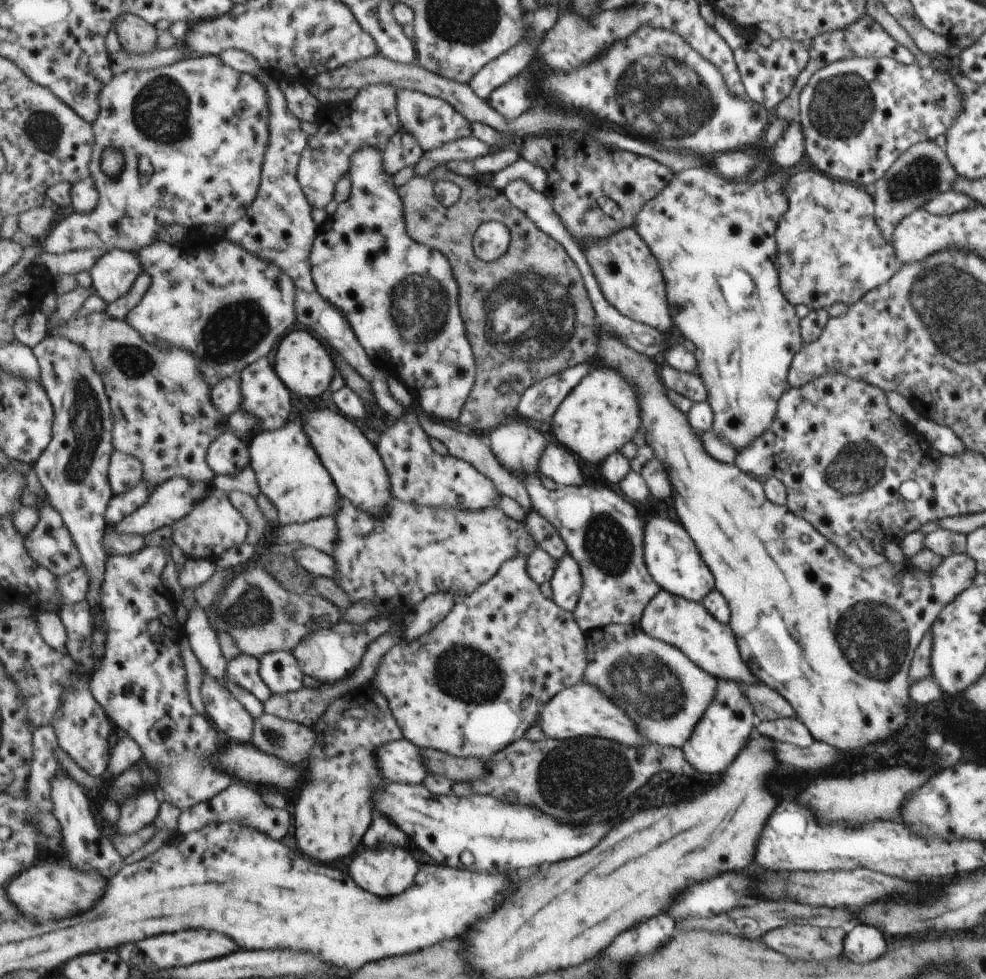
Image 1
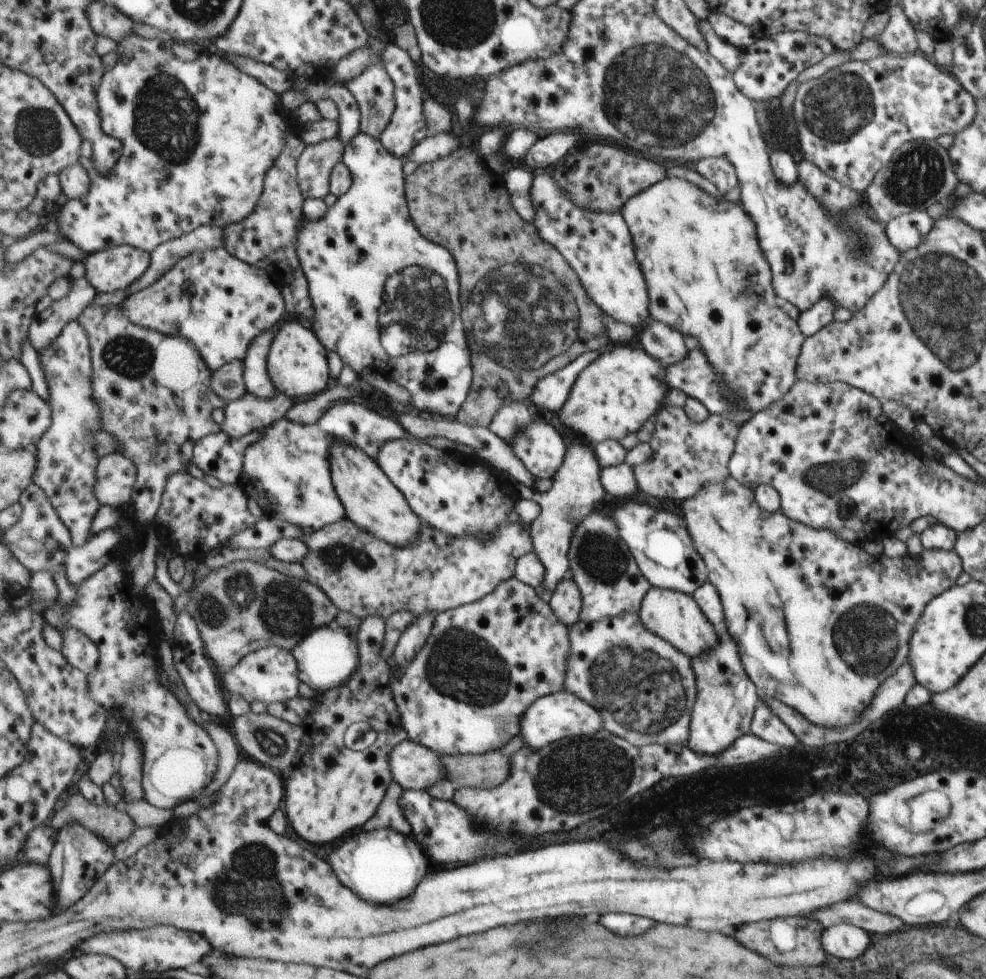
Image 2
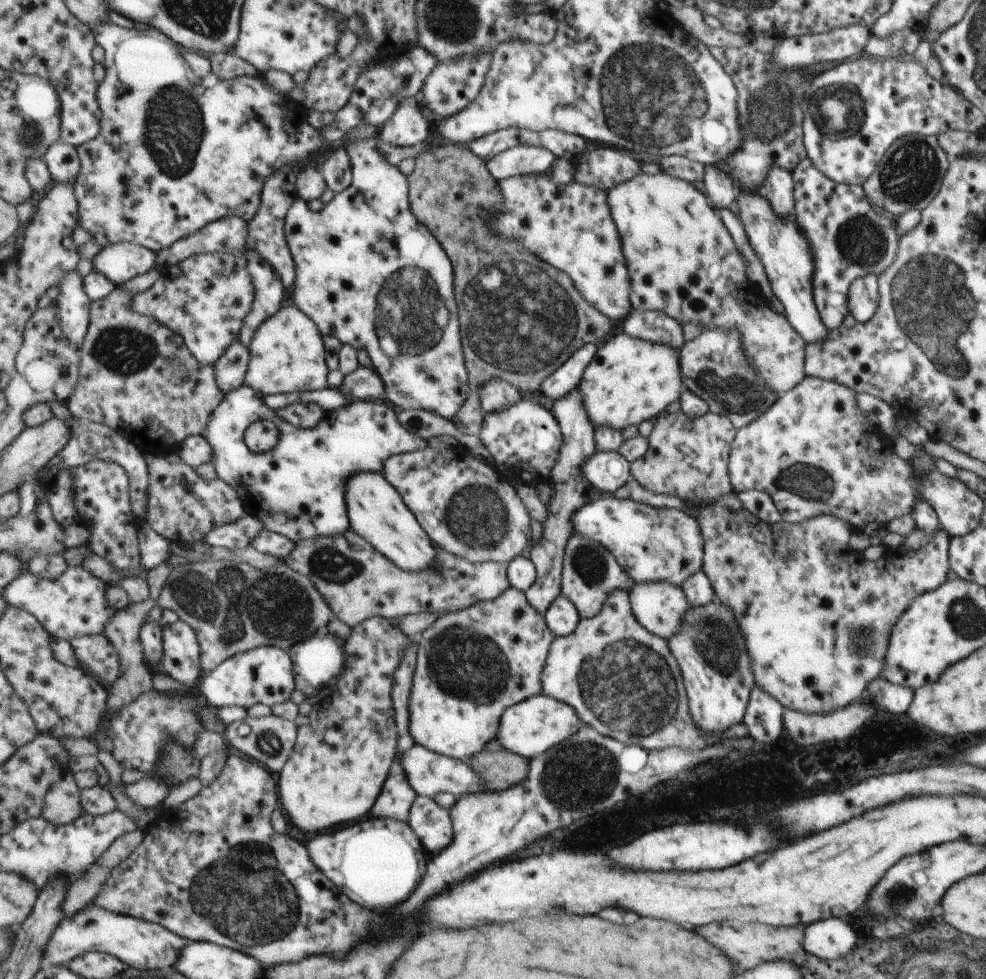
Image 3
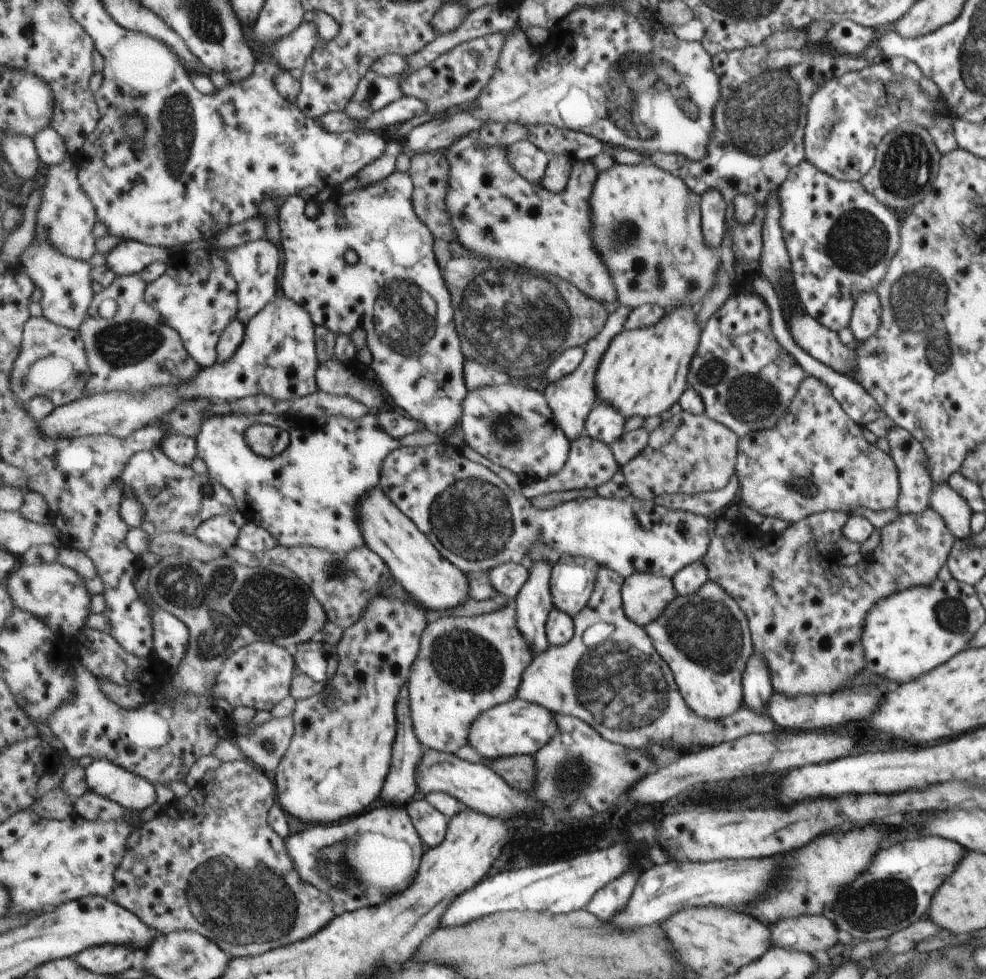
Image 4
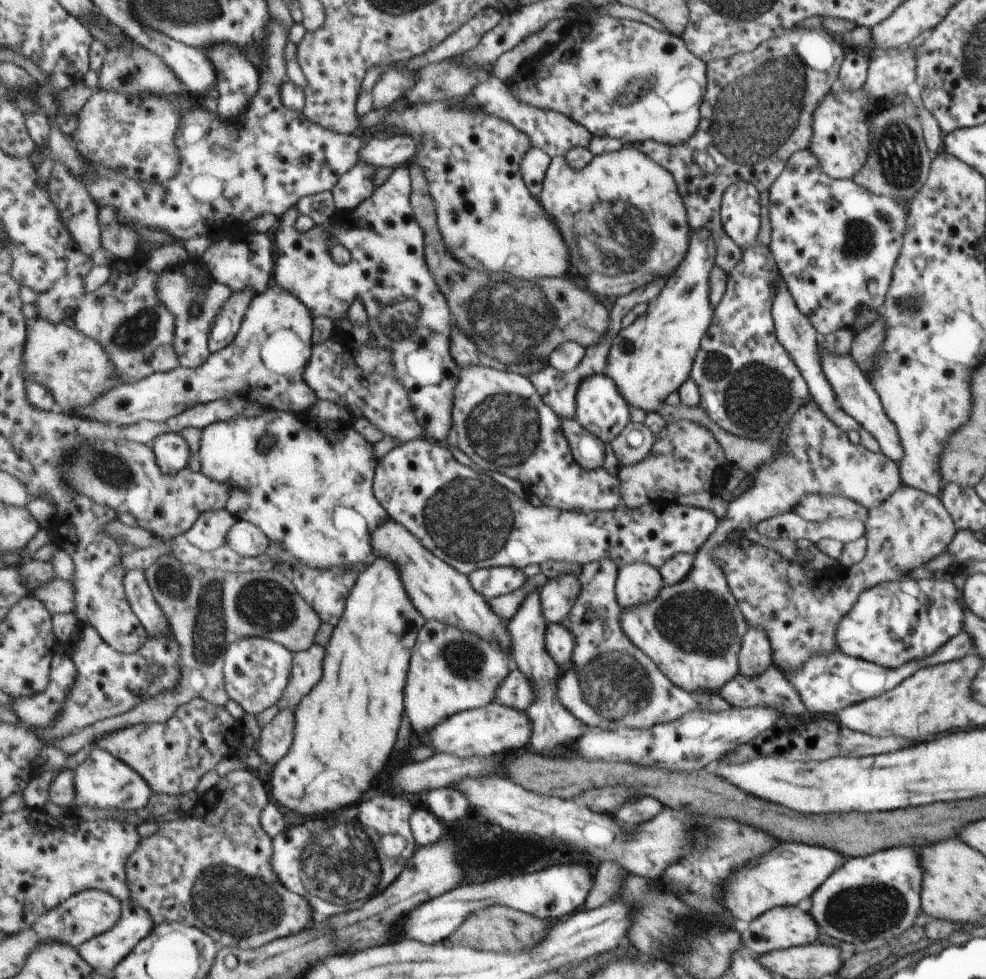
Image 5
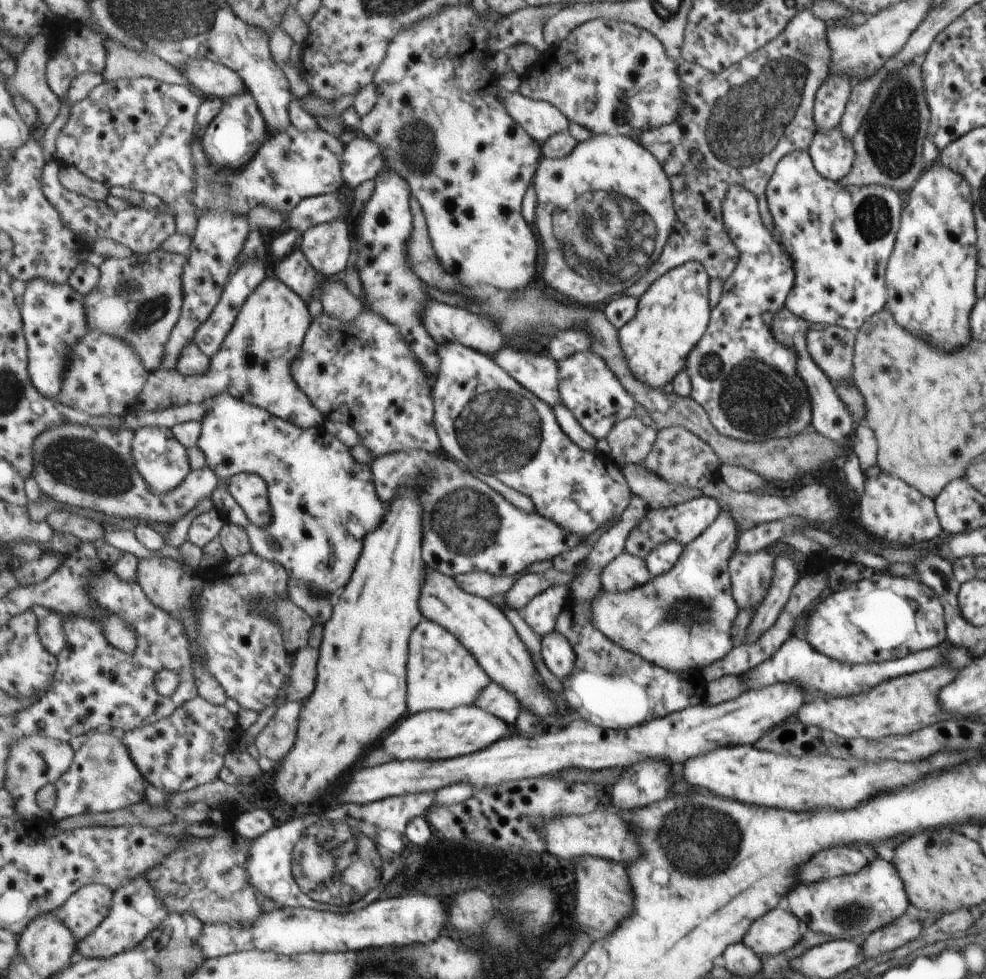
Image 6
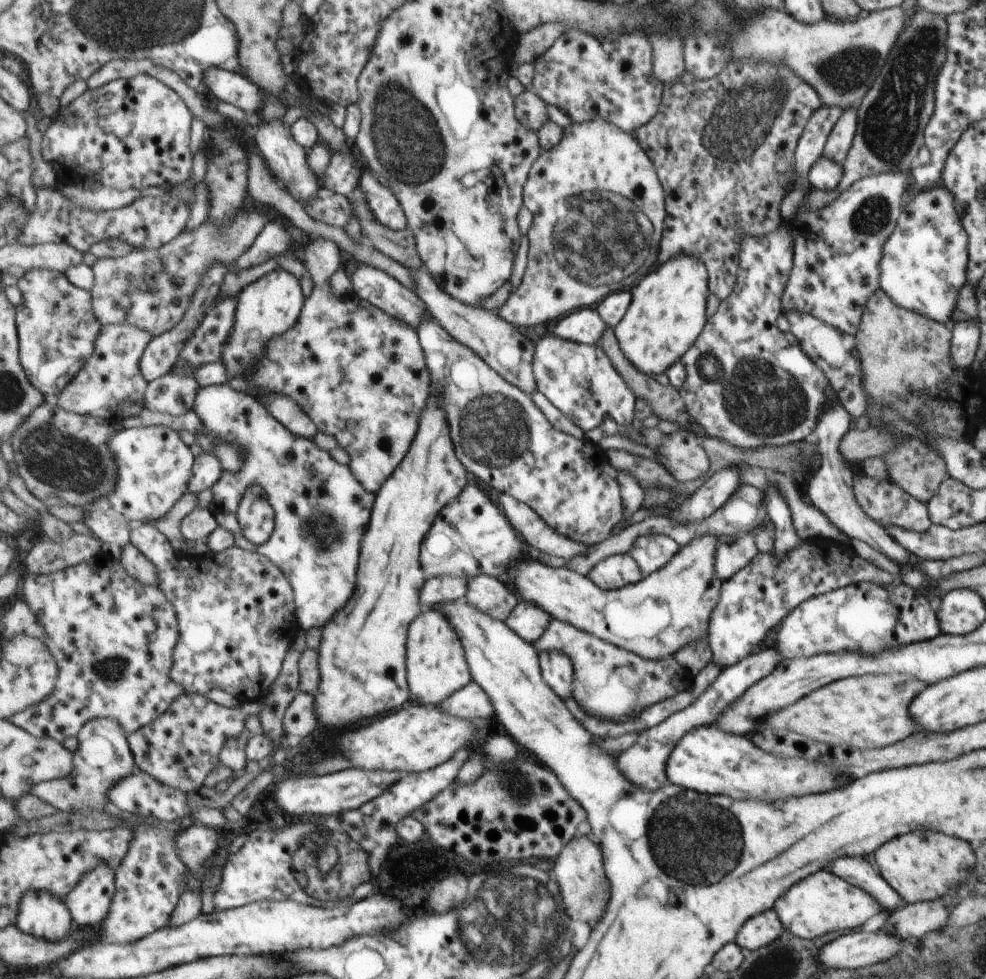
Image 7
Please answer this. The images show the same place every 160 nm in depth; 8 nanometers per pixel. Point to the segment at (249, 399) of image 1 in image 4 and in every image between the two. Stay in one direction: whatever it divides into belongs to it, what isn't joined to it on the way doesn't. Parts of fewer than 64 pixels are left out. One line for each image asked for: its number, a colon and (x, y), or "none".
2: (256, 375)
3: (271, 296)
4: (257, 265)

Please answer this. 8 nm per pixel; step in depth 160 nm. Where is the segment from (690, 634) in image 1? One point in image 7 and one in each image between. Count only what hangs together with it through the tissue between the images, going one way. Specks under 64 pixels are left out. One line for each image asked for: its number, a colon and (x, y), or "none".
2: (674, 616)
3: (659, 607)
4: (644, 595)
5: (637, 583)
6: (625, 572)
7: (615, 571)

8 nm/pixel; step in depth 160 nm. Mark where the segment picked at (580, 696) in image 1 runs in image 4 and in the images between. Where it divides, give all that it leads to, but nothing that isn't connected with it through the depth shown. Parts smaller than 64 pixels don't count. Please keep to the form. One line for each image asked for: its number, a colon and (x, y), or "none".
2: (552, 718)
3: (534, 726)
4: (519, 727)

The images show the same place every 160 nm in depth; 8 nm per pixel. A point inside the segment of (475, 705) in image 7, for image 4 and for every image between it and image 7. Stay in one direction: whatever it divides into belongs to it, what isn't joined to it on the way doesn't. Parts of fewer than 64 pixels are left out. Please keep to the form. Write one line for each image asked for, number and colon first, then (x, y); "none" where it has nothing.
4: (609, 674)
5: (518, 691)
6: (495, 698)

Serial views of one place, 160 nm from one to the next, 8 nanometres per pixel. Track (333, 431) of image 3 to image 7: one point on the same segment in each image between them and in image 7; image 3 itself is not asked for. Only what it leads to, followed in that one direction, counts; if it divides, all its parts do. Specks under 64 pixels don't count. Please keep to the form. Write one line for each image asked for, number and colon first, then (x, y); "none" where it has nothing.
4: (306, 496)
5: (312, 493)
6: (324, 503)
7: (322, 512)

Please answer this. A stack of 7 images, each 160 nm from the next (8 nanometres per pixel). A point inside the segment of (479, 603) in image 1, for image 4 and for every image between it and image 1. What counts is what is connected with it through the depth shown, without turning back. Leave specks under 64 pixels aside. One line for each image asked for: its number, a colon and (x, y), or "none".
2: (485, 663)
3: (473, 664)
4: (466, 665)

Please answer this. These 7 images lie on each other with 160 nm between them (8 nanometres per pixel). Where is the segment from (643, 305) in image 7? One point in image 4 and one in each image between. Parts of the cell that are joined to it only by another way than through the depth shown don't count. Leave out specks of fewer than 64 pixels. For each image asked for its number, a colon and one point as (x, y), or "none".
4: (642, 372)
5: (647, 360)
6: (671, 316)

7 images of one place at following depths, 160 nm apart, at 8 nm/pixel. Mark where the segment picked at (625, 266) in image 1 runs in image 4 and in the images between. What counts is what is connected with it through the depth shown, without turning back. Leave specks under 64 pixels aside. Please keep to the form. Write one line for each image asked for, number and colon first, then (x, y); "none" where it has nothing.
2: (599, 246)
3: (570, 226)
4: (499, 214)

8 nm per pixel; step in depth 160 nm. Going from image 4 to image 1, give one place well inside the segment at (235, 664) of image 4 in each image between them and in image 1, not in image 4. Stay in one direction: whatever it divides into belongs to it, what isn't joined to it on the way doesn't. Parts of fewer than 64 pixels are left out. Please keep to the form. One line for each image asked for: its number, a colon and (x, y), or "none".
1: (281, 670)
2: (271, 674)
3: (266, 674)

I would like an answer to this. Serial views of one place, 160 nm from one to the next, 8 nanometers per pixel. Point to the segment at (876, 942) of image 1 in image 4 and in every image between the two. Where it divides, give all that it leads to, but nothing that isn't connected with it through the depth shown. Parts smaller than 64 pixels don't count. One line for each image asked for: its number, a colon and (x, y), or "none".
2: (842, 941)
3: (831, 939)
4: (810, 934)

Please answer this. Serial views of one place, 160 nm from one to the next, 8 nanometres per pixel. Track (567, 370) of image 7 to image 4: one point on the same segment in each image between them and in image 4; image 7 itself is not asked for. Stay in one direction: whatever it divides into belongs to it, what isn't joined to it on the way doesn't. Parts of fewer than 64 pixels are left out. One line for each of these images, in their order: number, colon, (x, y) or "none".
4: (604, 423)
5: (601, 409)
6: (589, 389)

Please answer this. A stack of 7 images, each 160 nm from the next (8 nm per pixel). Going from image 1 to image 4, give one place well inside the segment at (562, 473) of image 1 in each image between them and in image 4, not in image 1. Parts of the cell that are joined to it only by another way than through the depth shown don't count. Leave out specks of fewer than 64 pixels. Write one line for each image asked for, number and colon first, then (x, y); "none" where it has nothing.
2: (543, 450)
3: (526, 438)
4: (512, 425)

